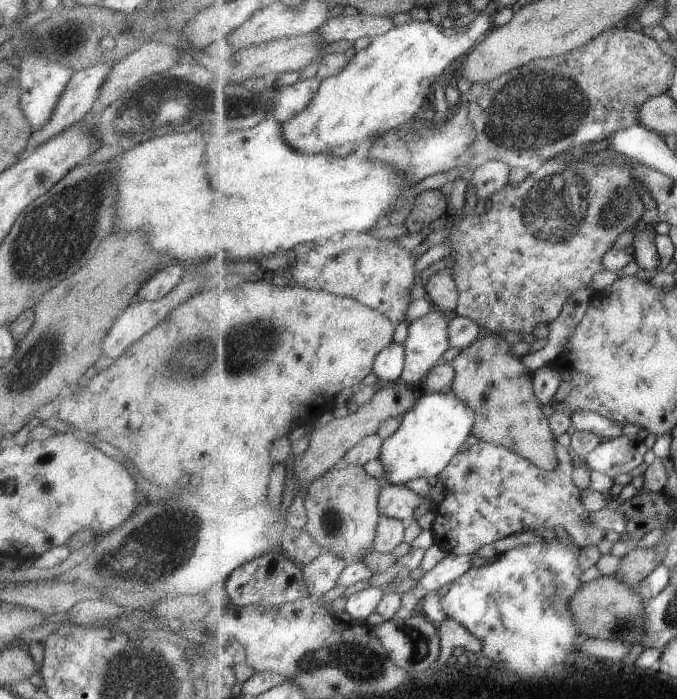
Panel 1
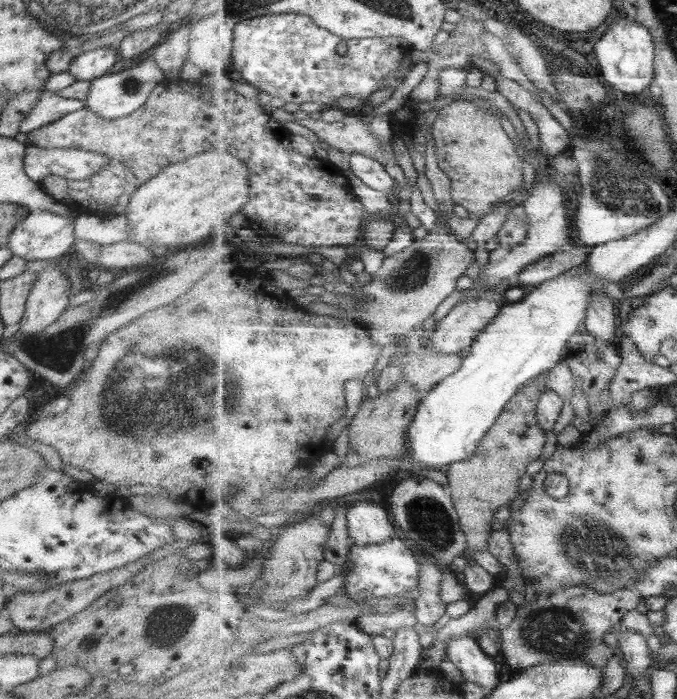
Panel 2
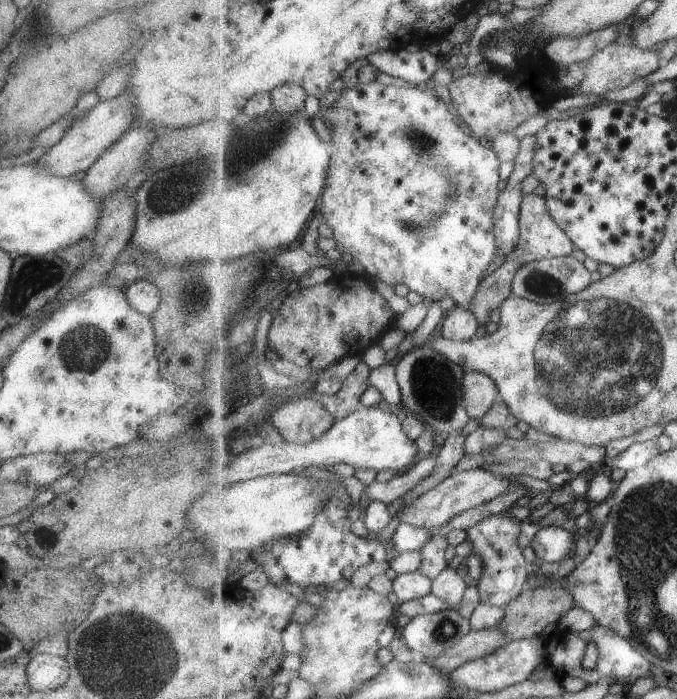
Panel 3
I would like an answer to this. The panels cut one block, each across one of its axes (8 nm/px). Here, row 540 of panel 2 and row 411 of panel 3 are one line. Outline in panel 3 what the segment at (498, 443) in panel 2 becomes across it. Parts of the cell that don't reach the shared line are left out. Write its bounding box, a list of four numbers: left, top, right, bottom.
[464,371,498,420]

